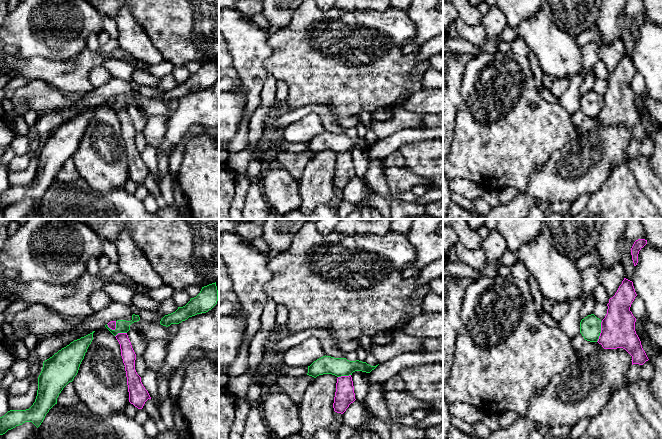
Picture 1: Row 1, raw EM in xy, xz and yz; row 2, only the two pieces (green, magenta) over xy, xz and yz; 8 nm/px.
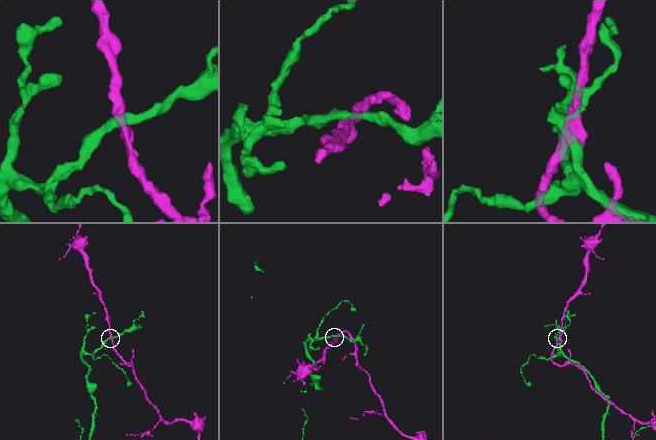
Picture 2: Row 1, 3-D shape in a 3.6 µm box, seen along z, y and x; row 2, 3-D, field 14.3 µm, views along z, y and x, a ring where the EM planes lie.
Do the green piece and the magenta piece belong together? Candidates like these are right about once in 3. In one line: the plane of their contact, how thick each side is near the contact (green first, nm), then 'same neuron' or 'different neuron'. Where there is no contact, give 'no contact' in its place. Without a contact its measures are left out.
yz | 180/280 nm | different neuron

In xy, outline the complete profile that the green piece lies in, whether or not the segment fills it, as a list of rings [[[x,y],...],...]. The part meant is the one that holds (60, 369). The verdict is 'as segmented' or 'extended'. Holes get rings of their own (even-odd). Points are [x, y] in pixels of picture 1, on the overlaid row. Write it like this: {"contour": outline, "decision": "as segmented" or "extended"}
{"contour": [[[94,332],[74,340],[43,362],[35,402],[29,409],[10,410],[0,417],[0,435],[25,422],[32,422],[37,428],[41,425],[63,388],[77,375]]], "decision": "as segmented"}

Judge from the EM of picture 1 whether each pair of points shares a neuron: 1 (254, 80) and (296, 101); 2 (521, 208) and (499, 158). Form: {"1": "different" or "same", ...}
{"1": "different", "2": "different"}

